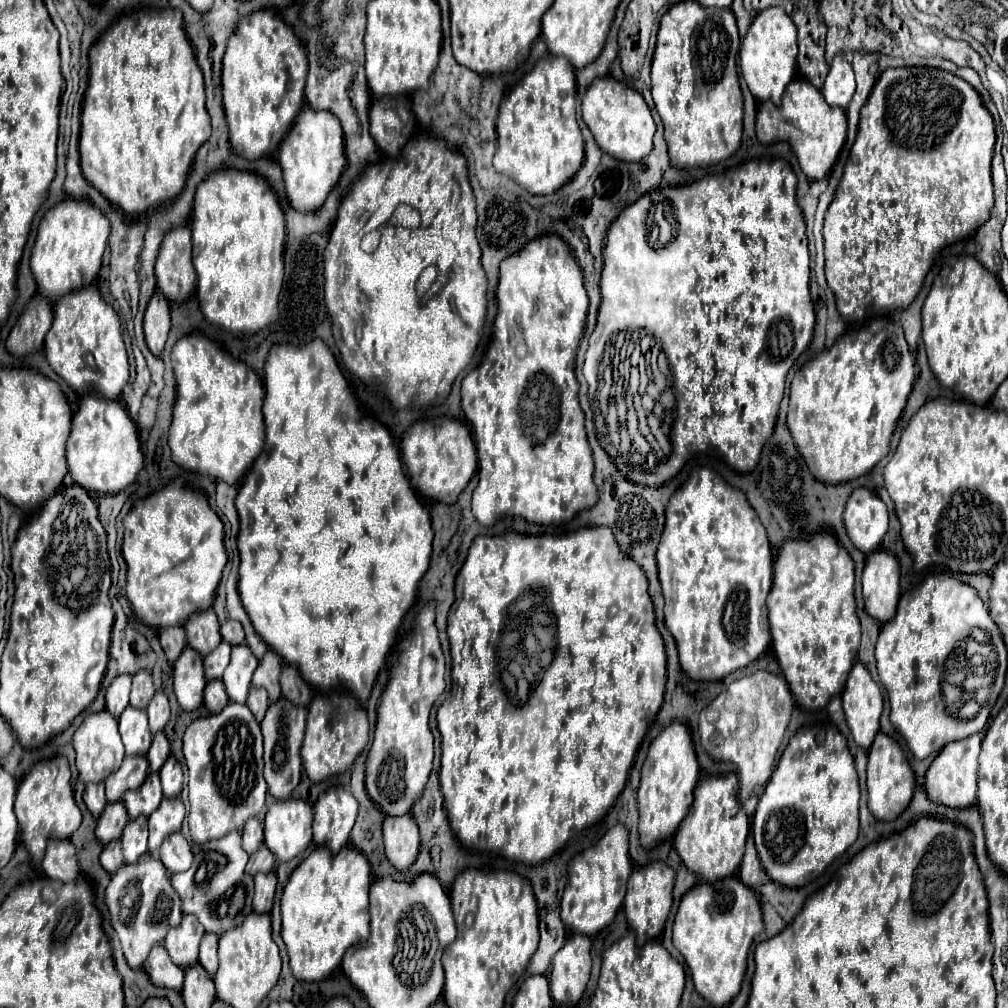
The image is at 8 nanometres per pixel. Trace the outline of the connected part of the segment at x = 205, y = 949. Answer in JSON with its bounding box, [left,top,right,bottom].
[200,934,218,976]

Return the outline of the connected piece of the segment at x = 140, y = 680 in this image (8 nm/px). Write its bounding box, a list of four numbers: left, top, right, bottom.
[130,670,154,710]

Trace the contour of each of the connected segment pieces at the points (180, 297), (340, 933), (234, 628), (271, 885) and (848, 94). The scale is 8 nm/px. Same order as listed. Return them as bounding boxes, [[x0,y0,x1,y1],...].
[[156,226,196,302],[282,846,370,982],[220,620,244,646],[254,874,276,914],[822,56,854,106]]

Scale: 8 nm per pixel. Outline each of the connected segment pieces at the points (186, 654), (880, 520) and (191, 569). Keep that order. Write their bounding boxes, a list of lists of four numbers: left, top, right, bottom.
[[174,648,206,710],[844,488,888,554],[122,480,228,628]]

